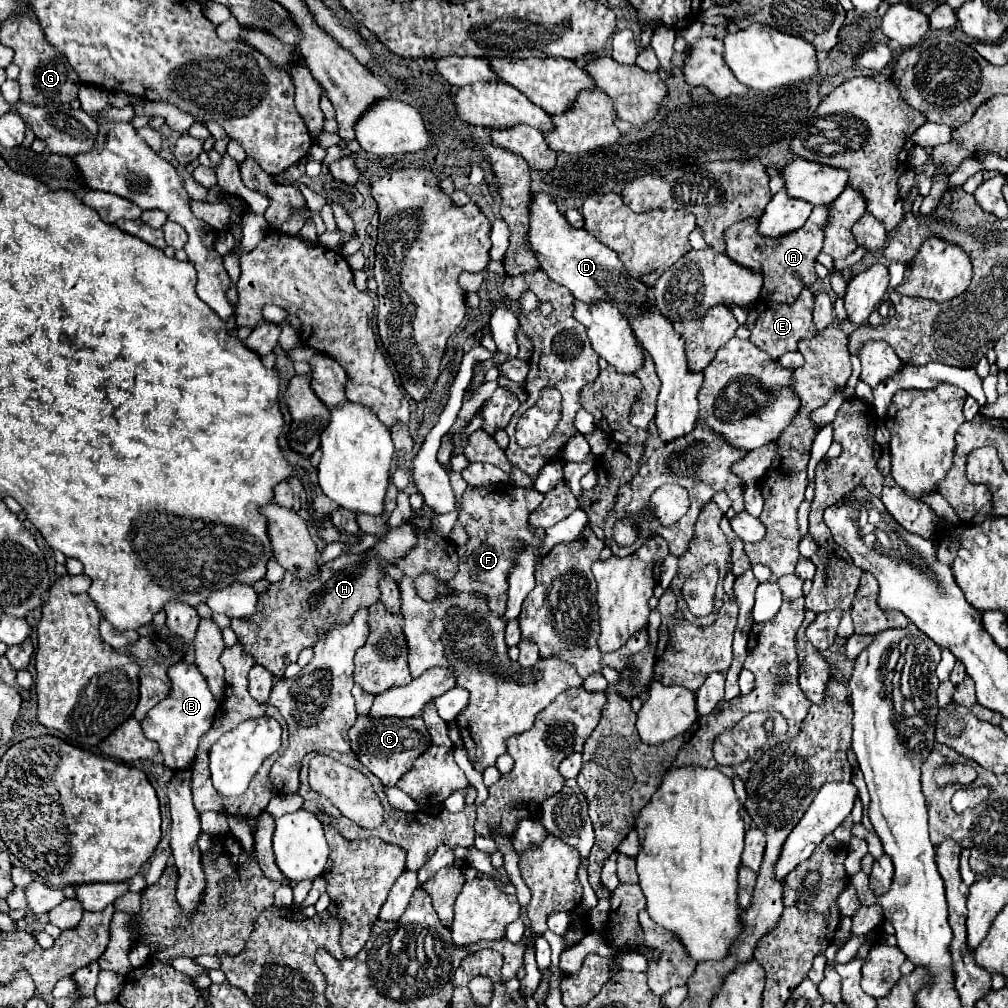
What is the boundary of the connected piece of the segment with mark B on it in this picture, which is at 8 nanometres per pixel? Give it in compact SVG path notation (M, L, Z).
M181 660L167 670L167 676L171 680L169 696L147 712L141 727L149 740L159 744L159 752L163 754L165 766L169 766L171 770L185 770L195 760L199 738L213 724L217 702L195 664L187 664L185 660Z

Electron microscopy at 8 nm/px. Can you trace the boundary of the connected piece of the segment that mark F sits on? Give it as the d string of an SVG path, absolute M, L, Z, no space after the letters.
M493 484L491 488L467 486L459 512L459 524L463 524L469 534L465 562L463 558L459 560L459 572L449 582L435 580L431 574L419 576L419 580L415 580L415 592L419 592L423 600L435 600L451 592L483 594L491 612L501 616L507 604L507 574L517 552L523 544L539 544L539 538L527 530L527 518L541 502L543 494L533 488L517 488L511 484Z

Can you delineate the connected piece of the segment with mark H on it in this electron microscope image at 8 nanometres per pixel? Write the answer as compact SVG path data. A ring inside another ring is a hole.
M405 522L399 528L387 532L387 536L363 554L339 556L319 568L317 578L299 578L285 572L283 580L271 584L267 592L259 594L259 604L253 616L231 620L239 642L247 652L255 656L257 664L263 664L273 676L281 678L283 670L297 662L303 648L315 644L321 632L335 624L347 624L359 608L369 608L379 600L379 580L385 576L379 568L381 562L391 562L403 558L407 550L415 546L415 524Z

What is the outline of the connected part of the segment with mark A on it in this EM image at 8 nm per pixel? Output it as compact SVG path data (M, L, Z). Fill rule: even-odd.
M815 206L809 220L805 222L805 226L801 226L799 230L775 240L775 238L763 238L757 234L757 220L747 218L741 220L739 224L733 224L731 228L727 228L725 234L725 254L749 268L763 274L763 290L761 290L761 298L767 302L779 302L779 304L791 304L795 302L795 298L799 296L803 286L813 286L817 276L815 276L815 258L823 248L823 228L827 224L827 206Z

